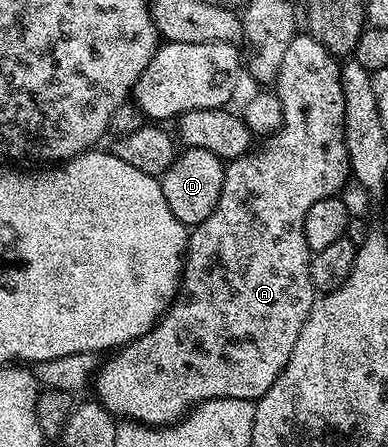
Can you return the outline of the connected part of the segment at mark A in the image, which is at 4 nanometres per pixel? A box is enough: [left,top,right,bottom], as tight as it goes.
[91,32,351,426]

